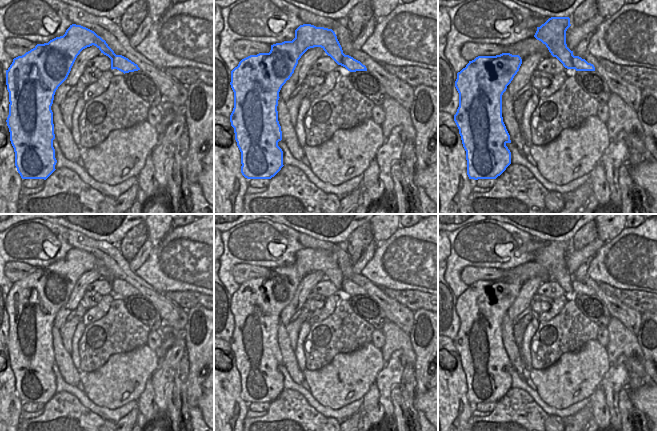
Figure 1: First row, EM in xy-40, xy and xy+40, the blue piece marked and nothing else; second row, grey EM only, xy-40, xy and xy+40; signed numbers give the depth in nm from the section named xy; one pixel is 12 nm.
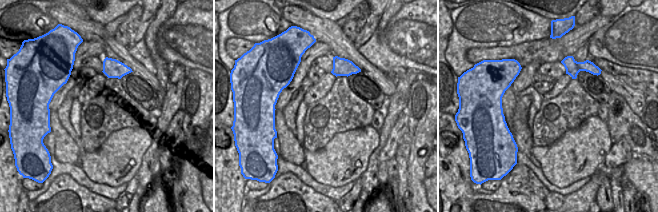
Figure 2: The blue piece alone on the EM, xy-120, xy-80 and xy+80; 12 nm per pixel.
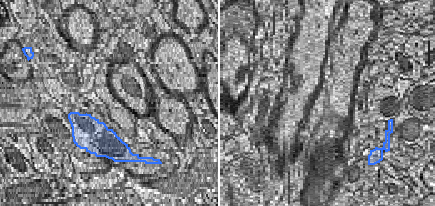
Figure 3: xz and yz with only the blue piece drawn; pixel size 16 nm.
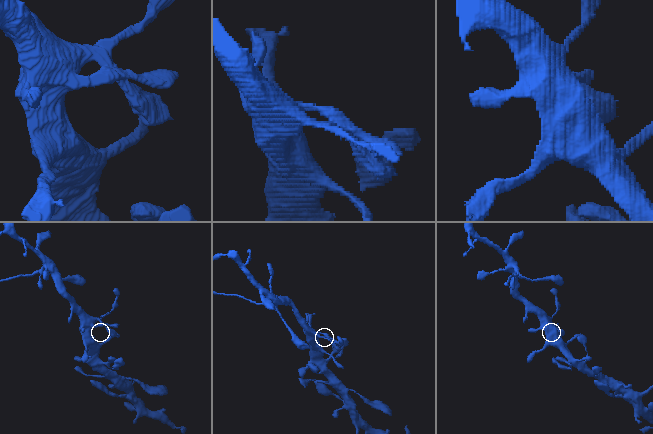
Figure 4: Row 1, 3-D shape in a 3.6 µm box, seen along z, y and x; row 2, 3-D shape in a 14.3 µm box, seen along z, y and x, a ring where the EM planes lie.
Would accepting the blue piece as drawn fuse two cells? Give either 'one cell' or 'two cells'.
one cell

